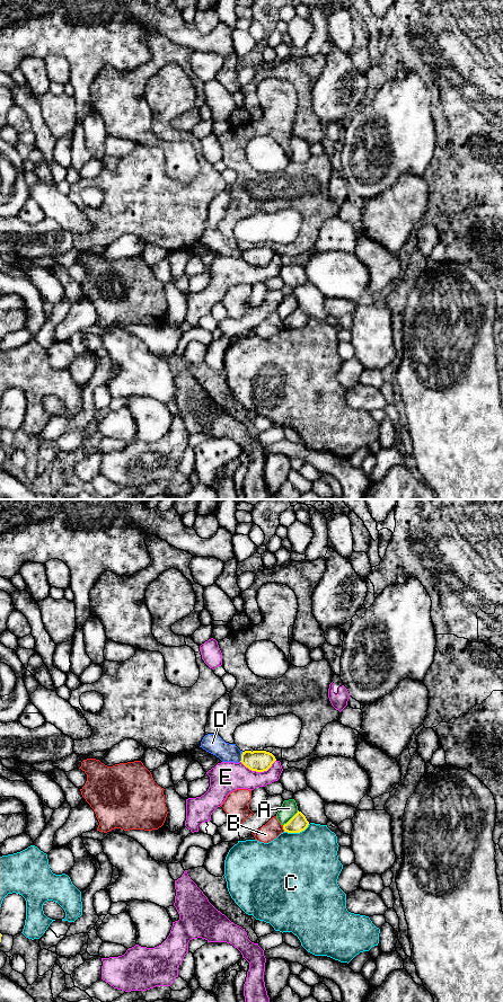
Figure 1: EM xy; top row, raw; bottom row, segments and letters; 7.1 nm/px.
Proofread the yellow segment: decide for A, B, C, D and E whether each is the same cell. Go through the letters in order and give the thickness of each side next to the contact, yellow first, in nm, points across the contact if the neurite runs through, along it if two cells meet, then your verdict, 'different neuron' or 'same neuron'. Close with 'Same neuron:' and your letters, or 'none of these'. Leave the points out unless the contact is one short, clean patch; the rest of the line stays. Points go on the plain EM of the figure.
A: calibres 120 and 120 nm; different neuron
B: calibres 120 and 120 nm; border xy (282, 320), (284, 326); different neuron
C: calibres 120 and 500 nm; different neuron
D: calibres 160 and 140 nm; border xy (243, 247), (239, 256); different neuron
E: calibres 160 and 220 nm; different neuron
Same neuron: none of these

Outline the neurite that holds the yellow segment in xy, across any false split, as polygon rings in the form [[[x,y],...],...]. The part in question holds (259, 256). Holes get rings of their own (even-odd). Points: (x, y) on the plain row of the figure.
[[[245,246],[241,249],[241,258],[252,266],[267,266],[276,256],[275,251],[266,246]]]

